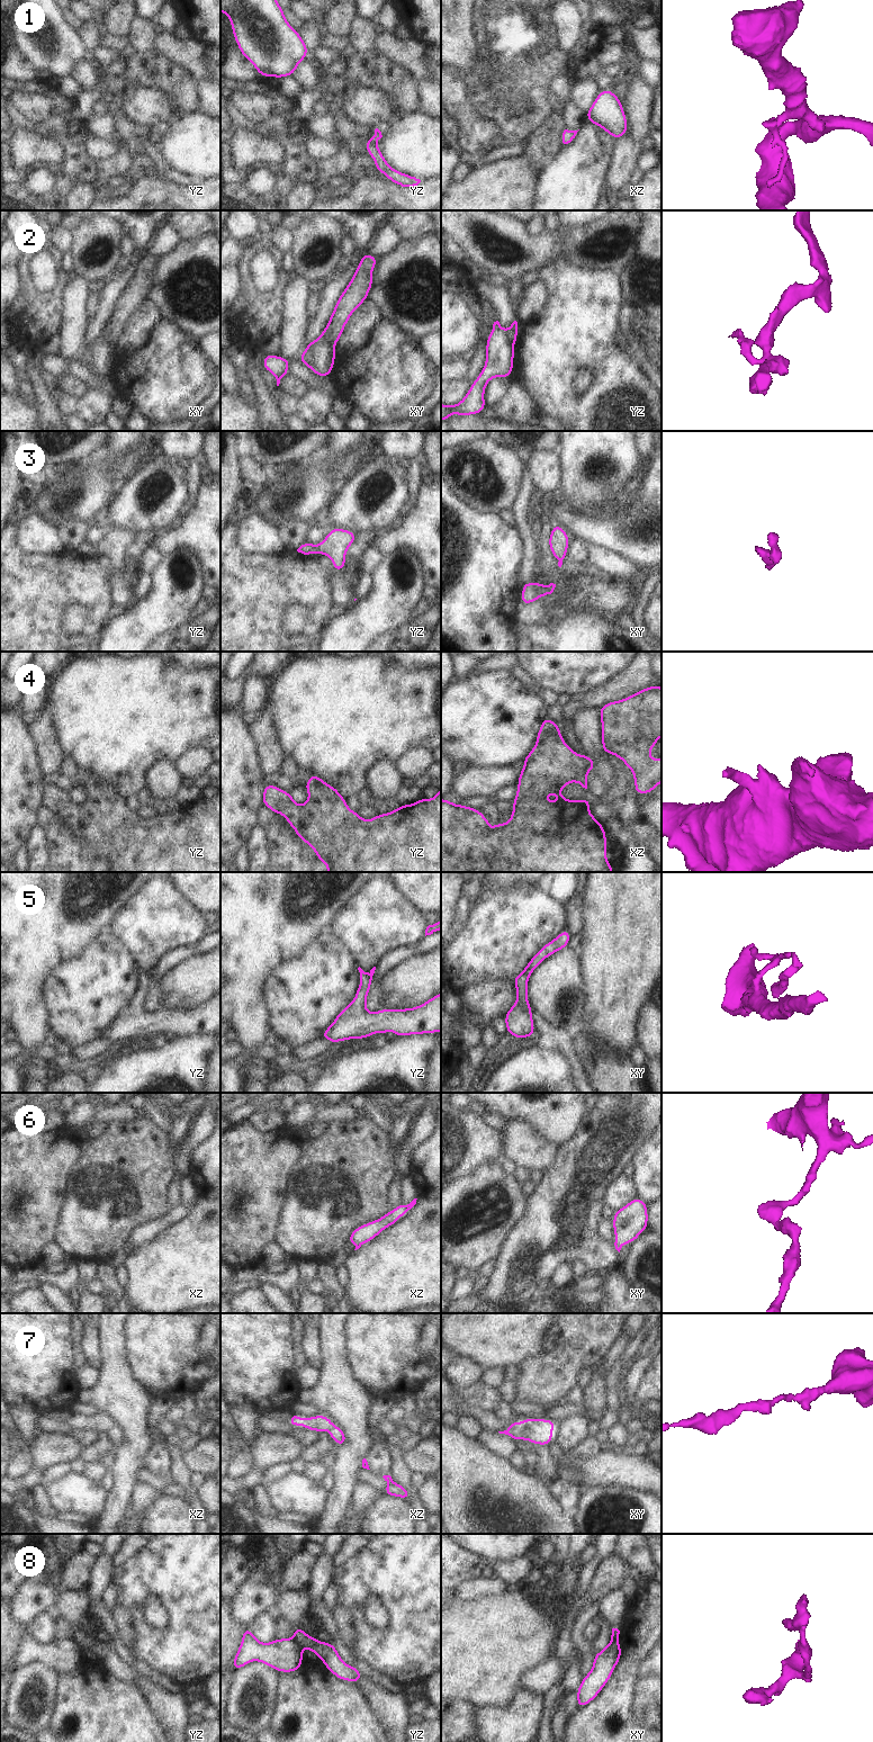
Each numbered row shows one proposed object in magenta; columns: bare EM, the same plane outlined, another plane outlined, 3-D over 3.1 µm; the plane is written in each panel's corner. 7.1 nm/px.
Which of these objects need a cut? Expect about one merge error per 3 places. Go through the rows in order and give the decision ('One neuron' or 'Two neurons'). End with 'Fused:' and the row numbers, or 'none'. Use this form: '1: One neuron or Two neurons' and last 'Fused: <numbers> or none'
1: One neuron
2: Two neurons
3: One neuron
4: One neuron
5: Two neurons
6: One neuron
7: One neuron
8: Two neurons
Fused: 2, 5, 8

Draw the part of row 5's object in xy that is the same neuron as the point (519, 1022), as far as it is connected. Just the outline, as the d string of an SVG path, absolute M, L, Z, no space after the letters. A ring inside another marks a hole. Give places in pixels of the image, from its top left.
M520 973L513 978L516 988L516 1003L505 1014L505 1026L507 1034L518 1039L534 1036L534 1022L532 1008L528 999L529 977Z

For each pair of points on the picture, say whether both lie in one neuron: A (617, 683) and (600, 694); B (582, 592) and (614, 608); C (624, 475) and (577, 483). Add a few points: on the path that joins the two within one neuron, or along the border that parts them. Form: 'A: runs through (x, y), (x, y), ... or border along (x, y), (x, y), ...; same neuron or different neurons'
A: runs through (612, 688), (604, 693); same neuron
B: runs through (590, 594), (603, 596), (606, 600); same neuron
C: runs through (613, 475), (608, 479), (588, 481); same neuron

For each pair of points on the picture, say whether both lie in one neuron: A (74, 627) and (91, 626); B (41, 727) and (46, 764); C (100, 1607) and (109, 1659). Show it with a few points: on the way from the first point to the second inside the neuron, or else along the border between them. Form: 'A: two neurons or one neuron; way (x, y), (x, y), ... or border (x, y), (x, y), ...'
A: two neurons; border (78, 601), (87, 620), (68, 634)
B: one neuron; way (44, 736), (46, 755)
C: two neurons; border (91, 1603), (88, 1614)

